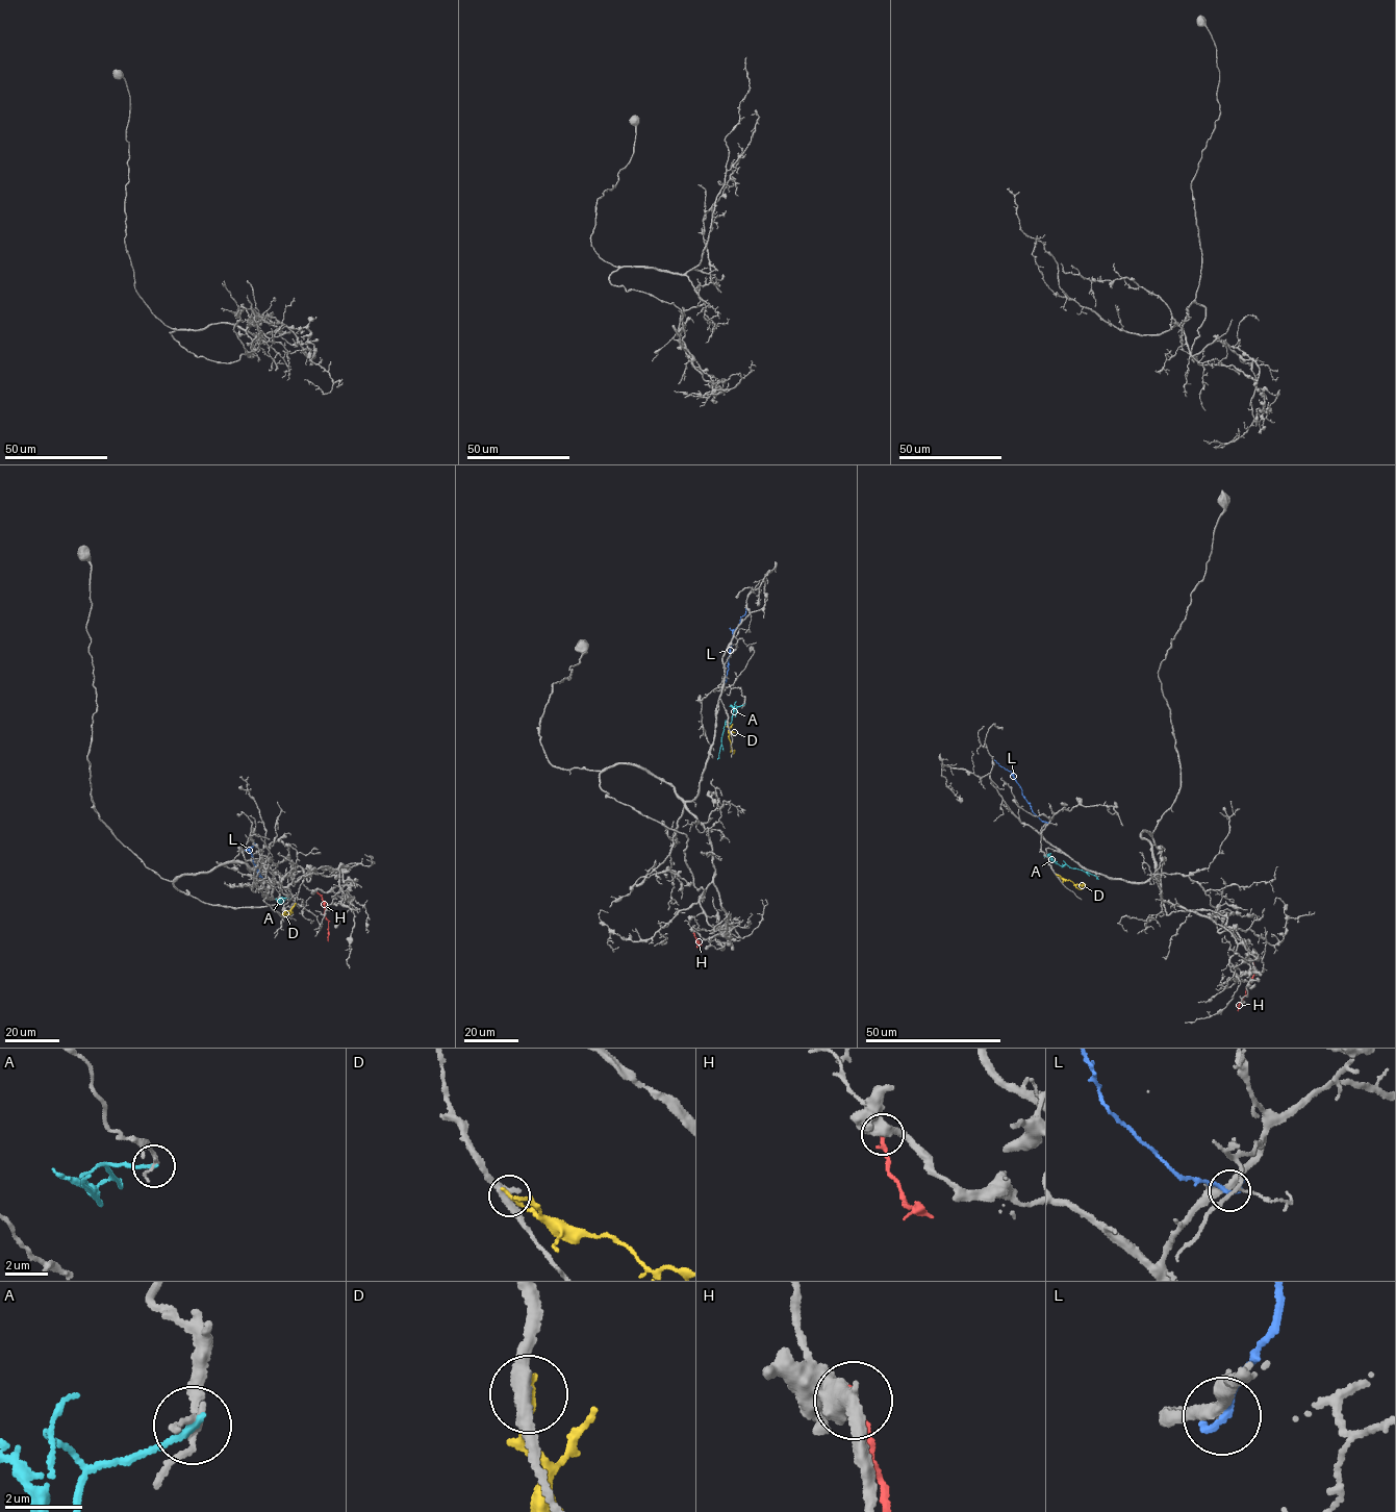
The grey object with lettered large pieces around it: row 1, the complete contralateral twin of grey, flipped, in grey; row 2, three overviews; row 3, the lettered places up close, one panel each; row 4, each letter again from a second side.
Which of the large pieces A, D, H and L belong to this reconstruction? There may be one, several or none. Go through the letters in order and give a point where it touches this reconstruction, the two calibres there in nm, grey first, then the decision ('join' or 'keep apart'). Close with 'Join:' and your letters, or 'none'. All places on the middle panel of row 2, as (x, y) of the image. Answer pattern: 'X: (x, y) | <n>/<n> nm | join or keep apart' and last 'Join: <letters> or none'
A: (744, 704) | 170/190 nm | keep apart
D: (728, 723) | 360/170 nm | keep apart
H: (693, 931) | 550/240 nm | keep apart
L: (722, 687) | 360/240 nm | keep apart
Join: none

